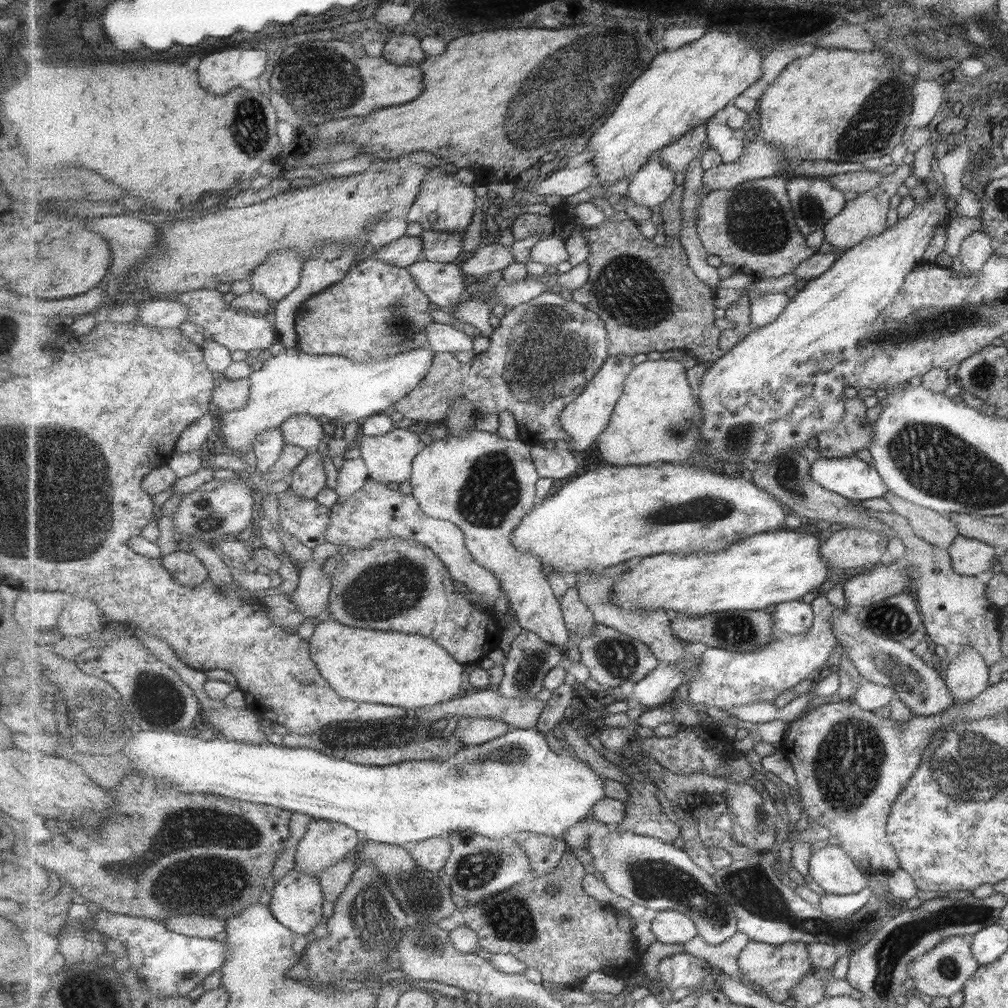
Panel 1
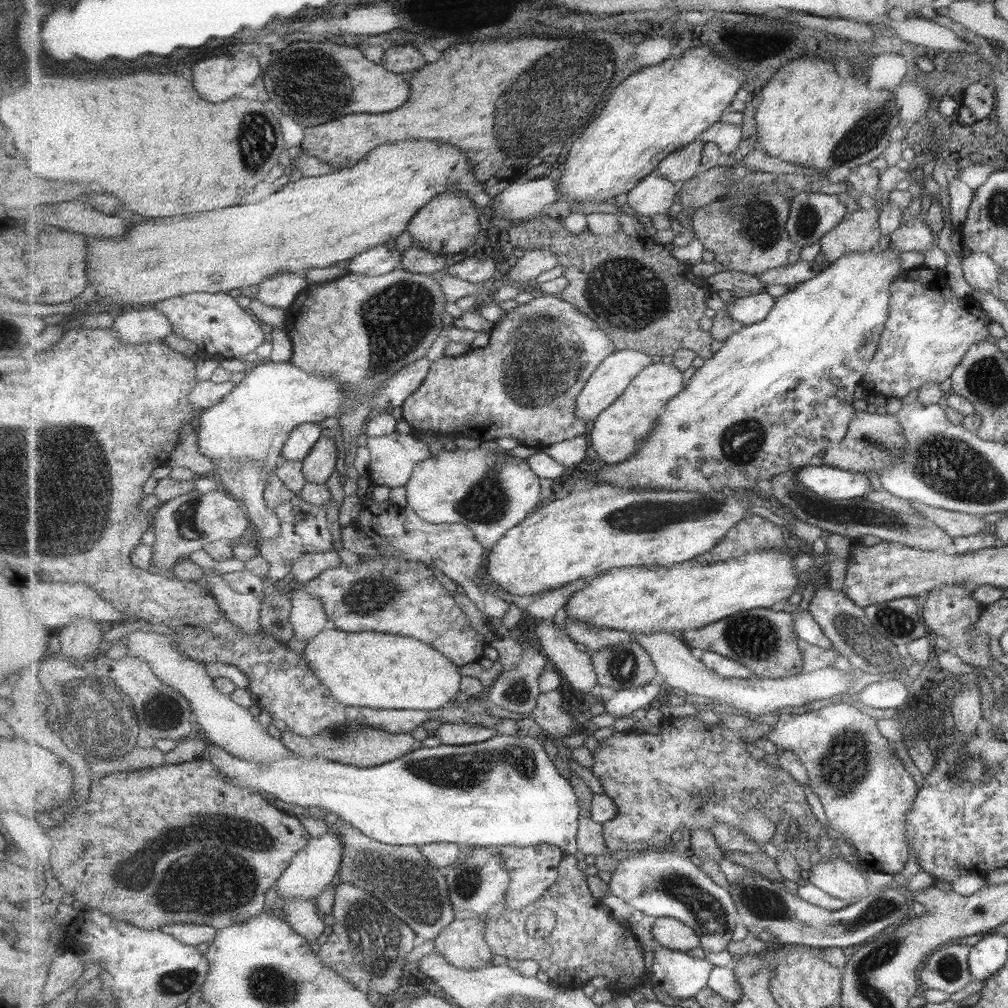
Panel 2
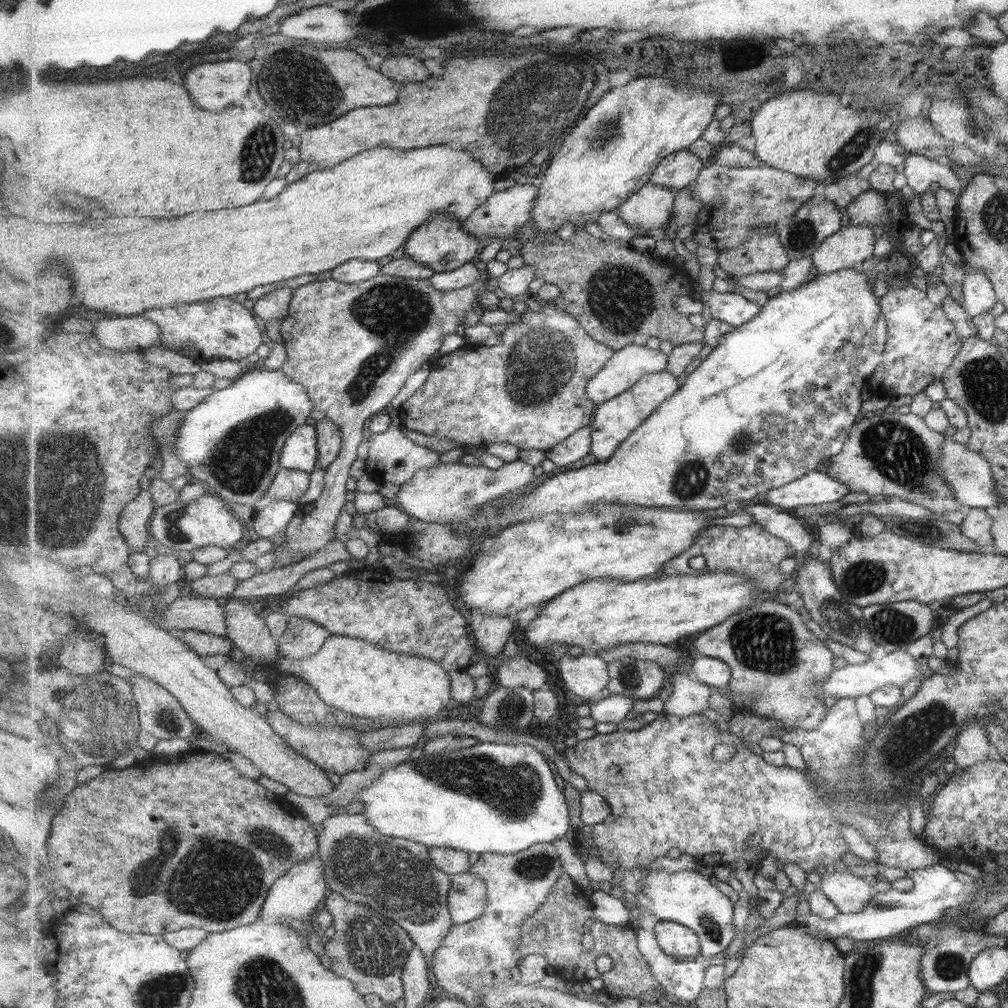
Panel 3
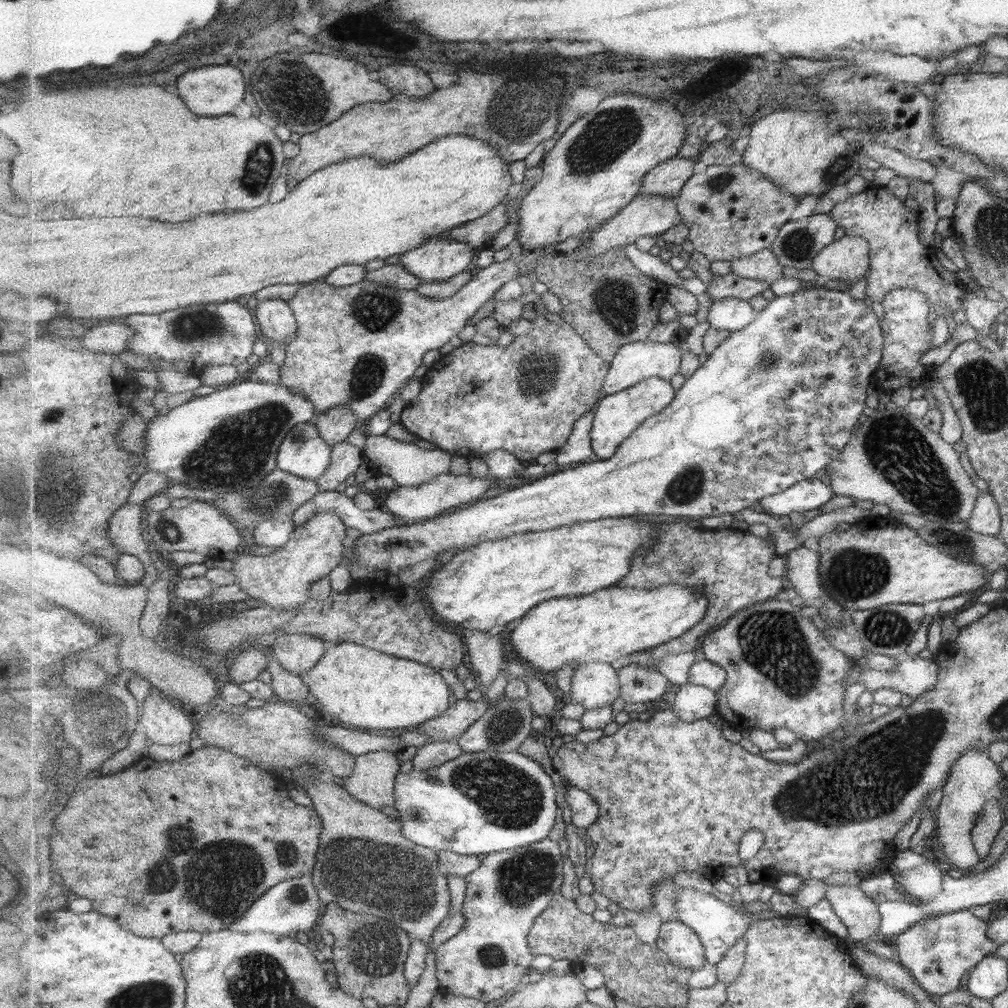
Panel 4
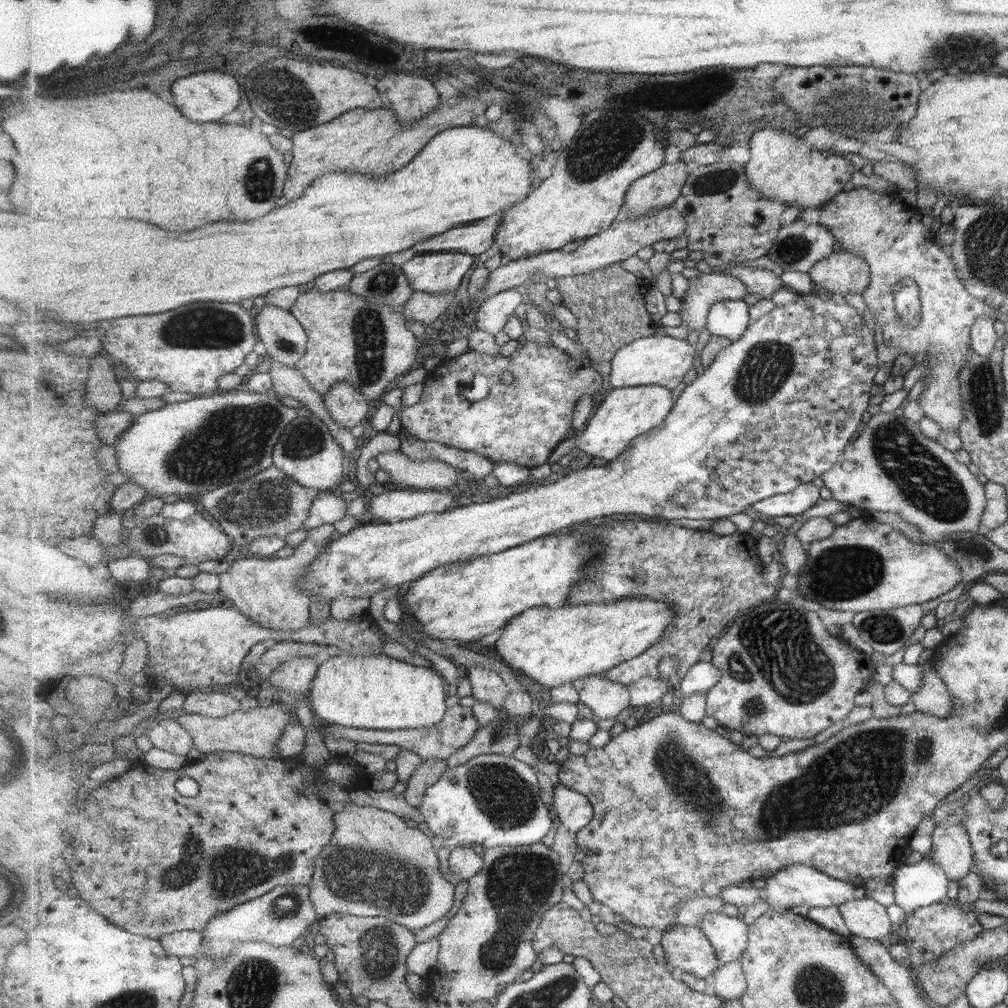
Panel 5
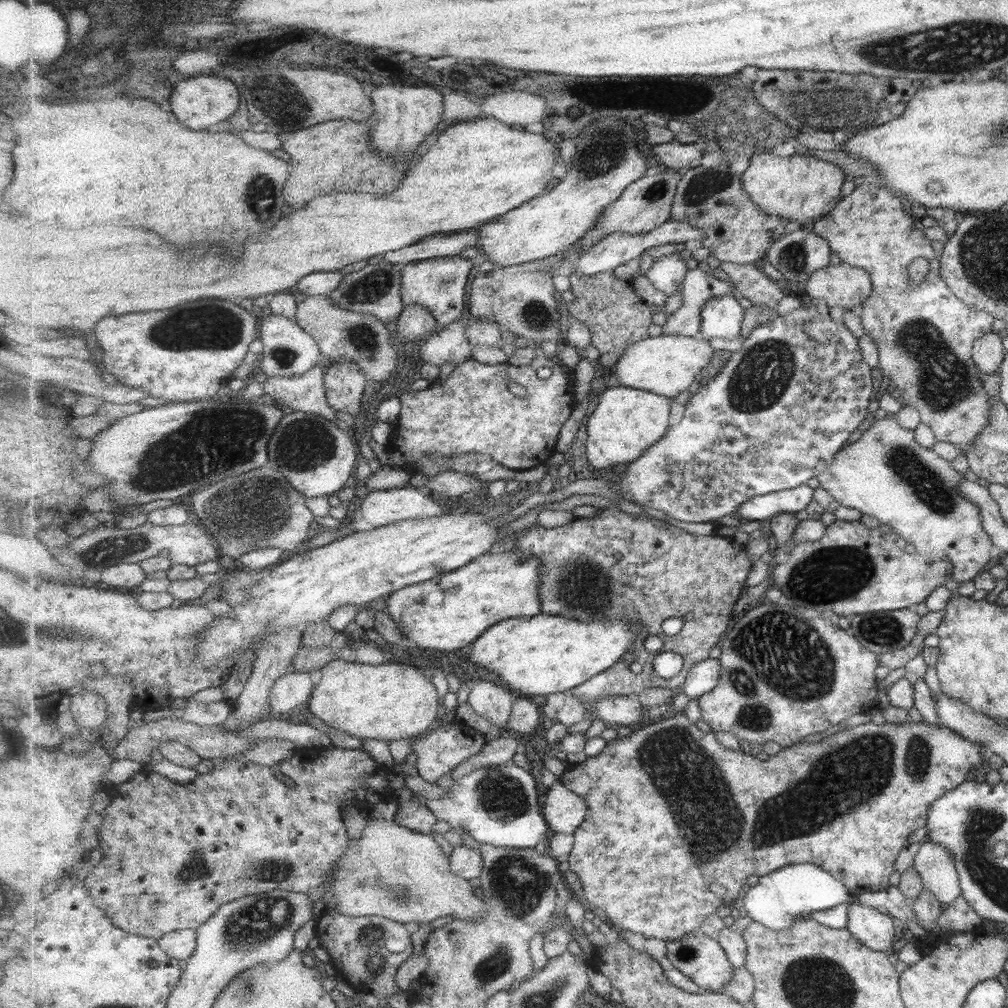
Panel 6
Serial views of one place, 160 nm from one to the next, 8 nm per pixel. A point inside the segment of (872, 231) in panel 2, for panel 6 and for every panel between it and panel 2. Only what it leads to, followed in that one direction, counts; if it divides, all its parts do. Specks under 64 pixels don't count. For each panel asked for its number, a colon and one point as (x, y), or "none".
3: (847, 249)
4: (847, 259)
5: (841, 274)
6: (847, 287)

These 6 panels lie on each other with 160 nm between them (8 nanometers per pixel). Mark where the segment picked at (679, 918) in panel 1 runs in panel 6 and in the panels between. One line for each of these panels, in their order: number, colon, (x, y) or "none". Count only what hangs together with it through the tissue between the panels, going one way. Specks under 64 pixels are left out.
2: (673, 934)
3: (676, 940)
4: (683, 946)
5: (689, 948)
6: (699, 956)

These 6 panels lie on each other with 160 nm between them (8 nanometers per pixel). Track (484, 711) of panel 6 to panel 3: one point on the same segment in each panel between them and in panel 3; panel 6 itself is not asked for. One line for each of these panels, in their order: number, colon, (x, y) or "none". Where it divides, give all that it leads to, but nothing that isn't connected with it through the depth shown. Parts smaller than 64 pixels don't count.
3: (492, 633)
4: (487, 658)
5: (487, 686)

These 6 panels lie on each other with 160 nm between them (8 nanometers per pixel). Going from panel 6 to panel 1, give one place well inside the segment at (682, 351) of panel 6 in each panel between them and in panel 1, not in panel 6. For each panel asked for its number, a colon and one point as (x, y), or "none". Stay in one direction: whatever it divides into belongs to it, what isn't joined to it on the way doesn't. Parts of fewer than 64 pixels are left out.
1: (584, 419)
2: (616, 373)
3: (627, 366)
4: (637, 361)
5: (660, 359)

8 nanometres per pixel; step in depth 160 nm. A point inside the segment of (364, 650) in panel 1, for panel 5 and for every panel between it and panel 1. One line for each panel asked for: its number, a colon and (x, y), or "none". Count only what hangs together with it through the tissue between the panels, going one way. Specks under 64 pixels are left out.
2: (375, 670)
3: (353, 675)
4: (367, 689)
5: (379, 692)

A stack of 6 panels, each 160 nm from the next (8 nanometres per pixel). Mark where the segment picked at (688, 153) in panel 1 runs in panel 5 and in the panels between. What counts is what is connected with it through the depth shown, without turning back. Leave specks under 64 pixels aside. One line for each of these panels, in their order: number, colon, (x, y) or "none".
2: (684, 164)
3: (678, 171)
4: (668, 180)
5: (660, 190)

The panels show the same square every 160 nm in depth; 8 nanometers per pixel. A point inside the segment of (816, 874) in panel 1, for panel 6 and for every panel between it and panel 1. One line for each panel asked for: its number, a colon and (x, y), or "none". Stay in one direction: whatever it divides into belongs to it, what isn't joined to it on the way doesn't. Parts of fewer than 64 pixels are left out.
2: (841, 880)
3: (848, 893)
4: (858, 913)
5: (864, 918)
6: (873, 929)

